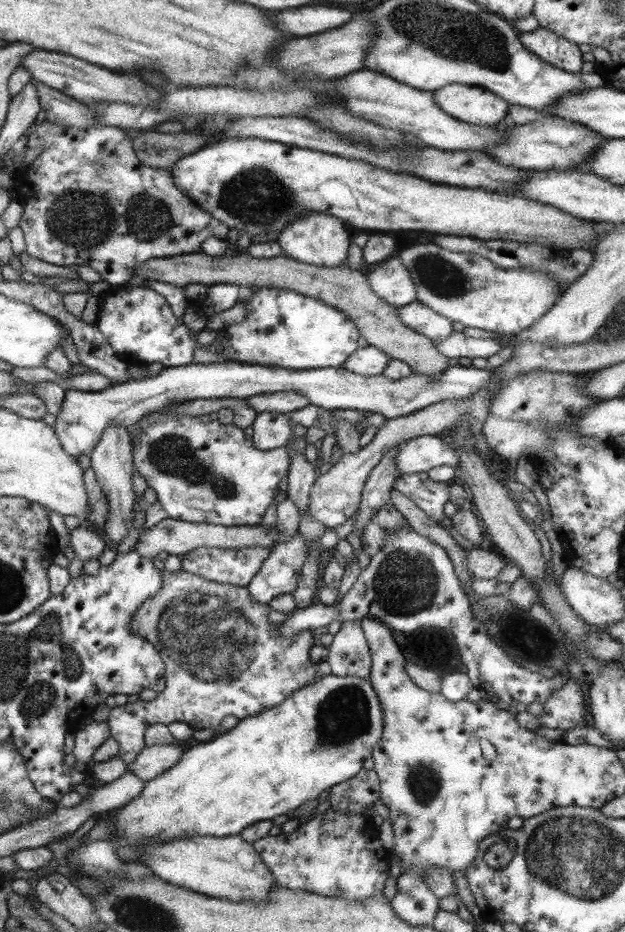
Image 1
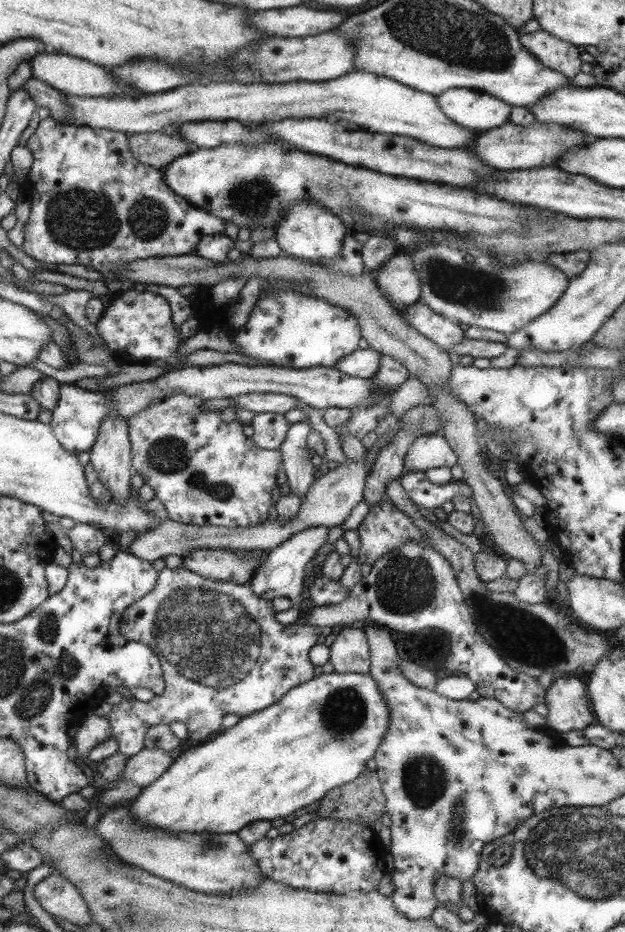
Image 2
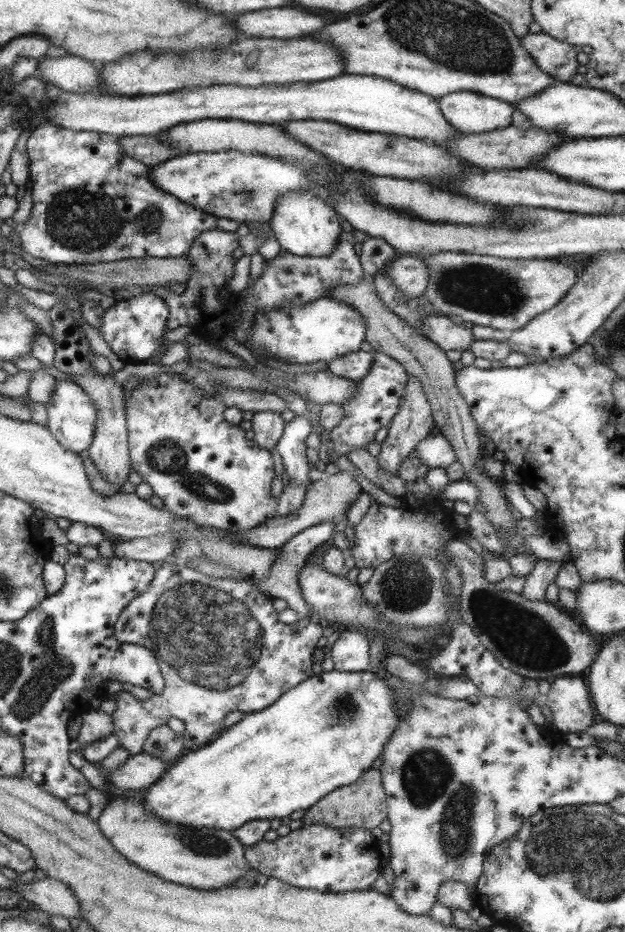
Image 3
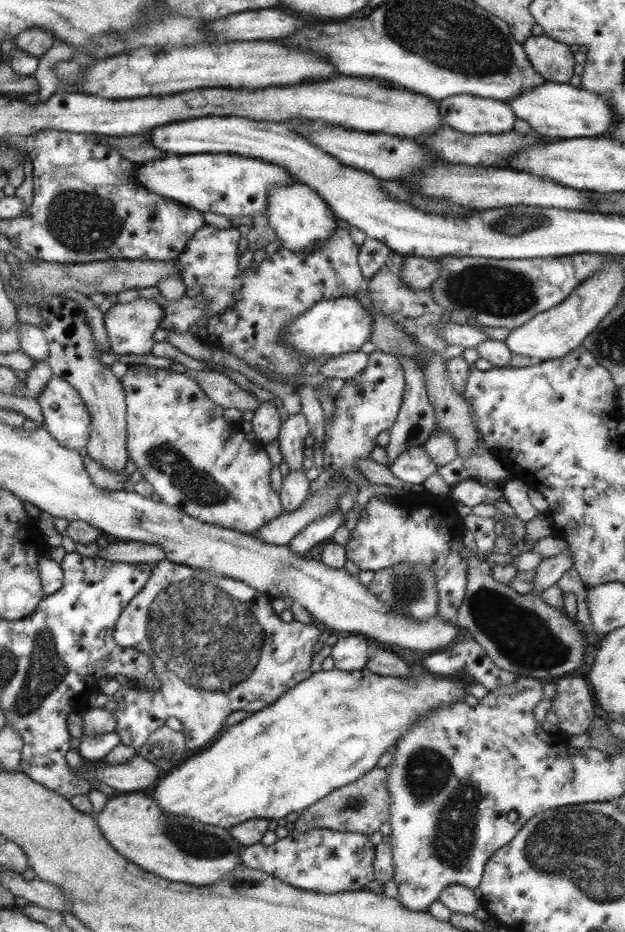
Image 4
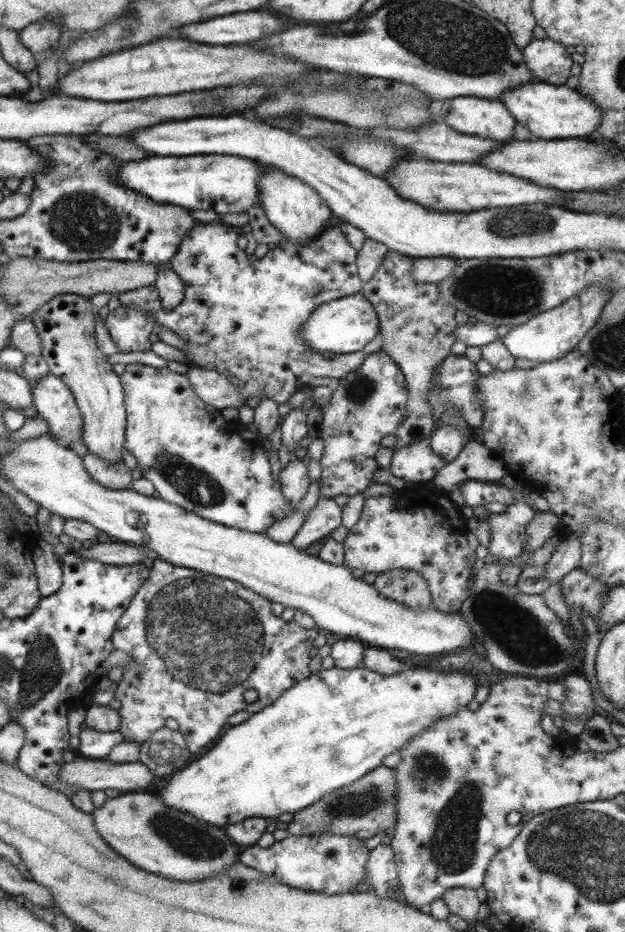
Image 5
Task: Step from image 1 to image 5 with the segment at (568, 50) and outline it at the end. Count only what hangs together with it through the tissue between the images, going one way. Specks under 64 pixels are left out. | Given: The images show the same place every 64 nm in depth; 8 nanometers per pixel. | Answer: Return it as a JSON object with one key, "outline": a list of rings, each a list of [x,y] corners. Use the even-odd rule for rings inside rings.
{"outline":[[[533,38],[521,52],[523,64],[531,70],[531,74],[539,82],[565,86],[569,74],[569,68],[573,64],[571,54],[567,54],[567,46],[561,46],[553,40],[545,38]]]}

